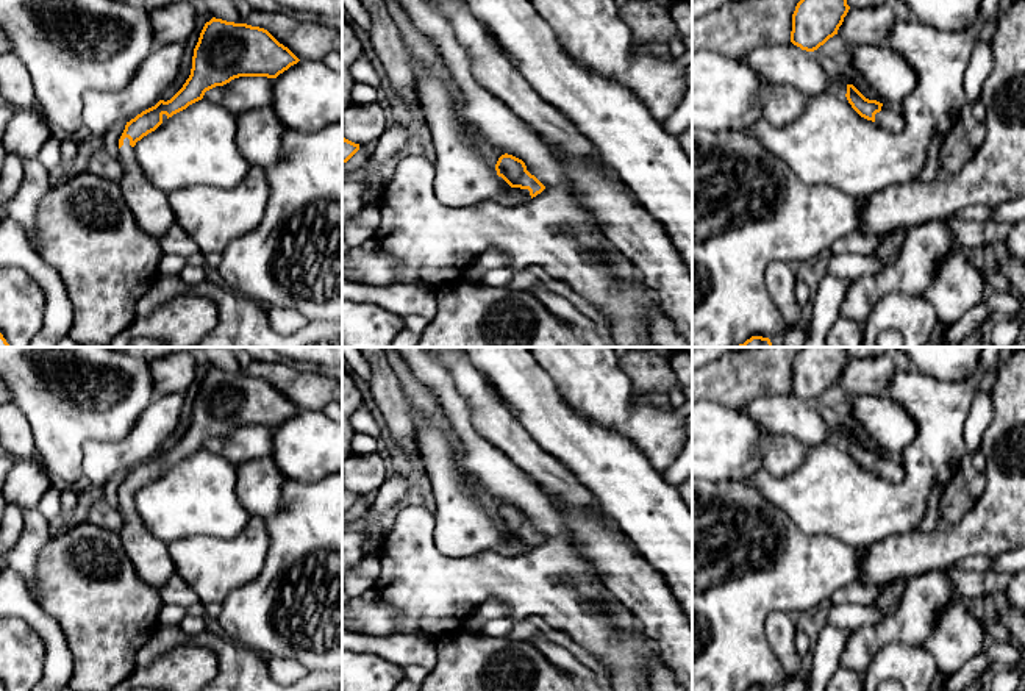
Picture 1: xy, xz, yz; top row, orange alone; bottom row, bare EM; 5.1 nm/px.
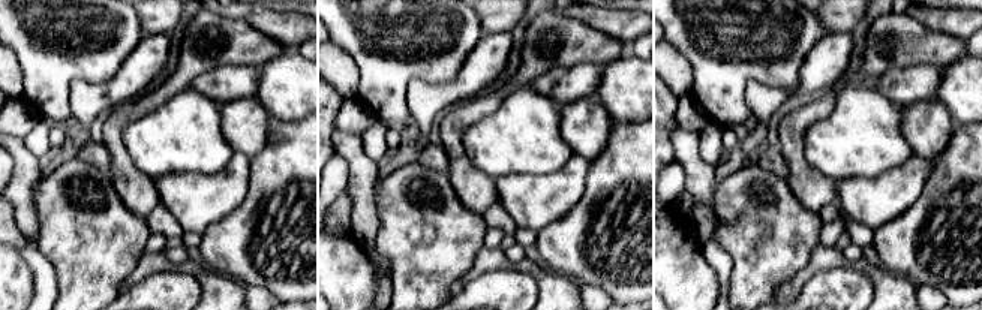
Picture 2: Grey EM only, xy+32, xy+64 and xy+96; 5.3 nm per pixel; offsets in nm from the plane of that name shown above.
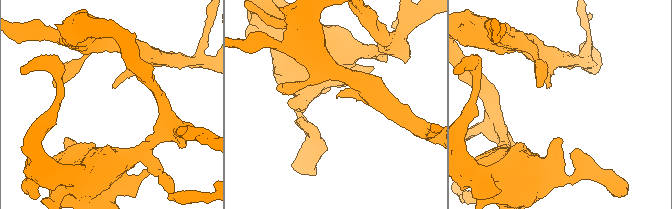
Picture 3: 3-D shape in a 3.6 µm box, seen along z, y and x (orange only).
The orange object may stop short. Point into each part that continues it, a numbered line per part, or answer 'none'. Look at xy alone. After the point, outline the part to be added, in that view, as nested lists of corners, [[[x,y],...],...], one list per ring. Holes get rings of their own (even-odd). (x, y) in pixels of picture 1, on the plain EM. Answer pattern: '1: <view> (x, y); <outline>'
1: xy (150, 557); [[[128,488],[123,489],[123,496],[119,499],[119,511],[123,516],[119,538],[125,553],[133,563],[136,574],[147,585],[159,589],[175,574],[169,546],[147,530]]]

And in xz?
1: xz (521, 544); [[[511,538],[516,549],[520,552],[528,552],[531,549],[530,541],[528,539],[520,539],[520,538]]]

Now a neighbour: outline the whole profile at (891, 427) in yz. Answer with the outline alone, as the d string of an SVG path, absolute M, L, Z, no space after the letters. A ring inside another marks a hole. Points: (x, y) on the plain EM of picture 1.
M886 394L853 397L850 413L888 456L900 456L917 435L914 419Z

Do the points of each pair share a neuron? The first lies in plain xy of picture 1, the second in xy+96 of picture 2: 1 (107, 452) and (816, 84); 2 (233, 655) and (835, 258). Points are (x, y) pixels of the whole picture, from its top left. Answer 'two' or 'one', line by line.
1: one
2: one

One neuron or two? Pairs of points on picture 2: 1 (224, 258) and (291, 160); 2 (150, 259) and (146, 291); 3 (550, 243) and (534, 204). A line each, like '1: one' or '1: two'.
1: one
2: two
3: two

